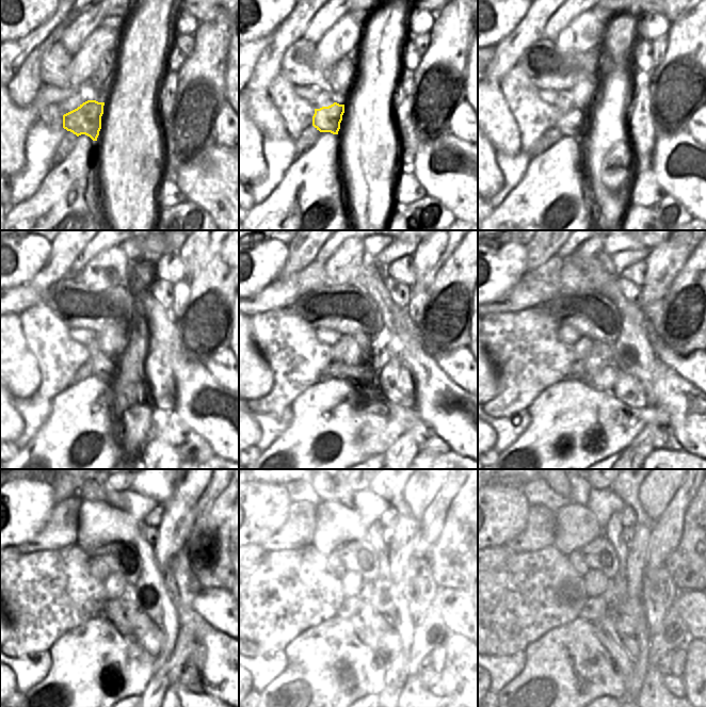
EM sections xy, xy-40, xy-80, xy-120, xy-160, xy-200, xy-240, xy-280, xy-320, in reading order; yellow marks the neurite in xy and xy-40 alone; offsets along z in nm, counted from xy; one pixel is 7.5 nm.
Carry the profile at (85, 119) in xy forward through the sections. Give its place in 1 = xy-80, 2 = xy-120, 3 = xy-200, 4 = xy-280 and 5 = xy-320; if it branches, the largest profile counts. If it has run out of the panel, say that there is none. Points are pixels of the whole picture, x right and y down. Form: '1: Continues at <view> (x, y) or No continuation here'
1: Continues at xy-80 (571, 123)
2: Continues at xy-120 (102, 365)
3: Continues at xy-200 (606, 380)
4: Continues at xy-280 (370, 625)
5: Continues at xy-320 (607, 632).

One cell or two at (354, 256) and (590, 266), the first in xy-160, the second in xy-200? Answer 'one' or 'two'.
two

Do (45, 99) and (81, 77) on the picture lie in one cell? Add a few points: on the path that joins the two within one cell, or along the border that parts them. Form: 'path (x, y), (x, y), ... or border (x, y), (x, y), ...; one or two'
border (70, 85), (75, 90); two

